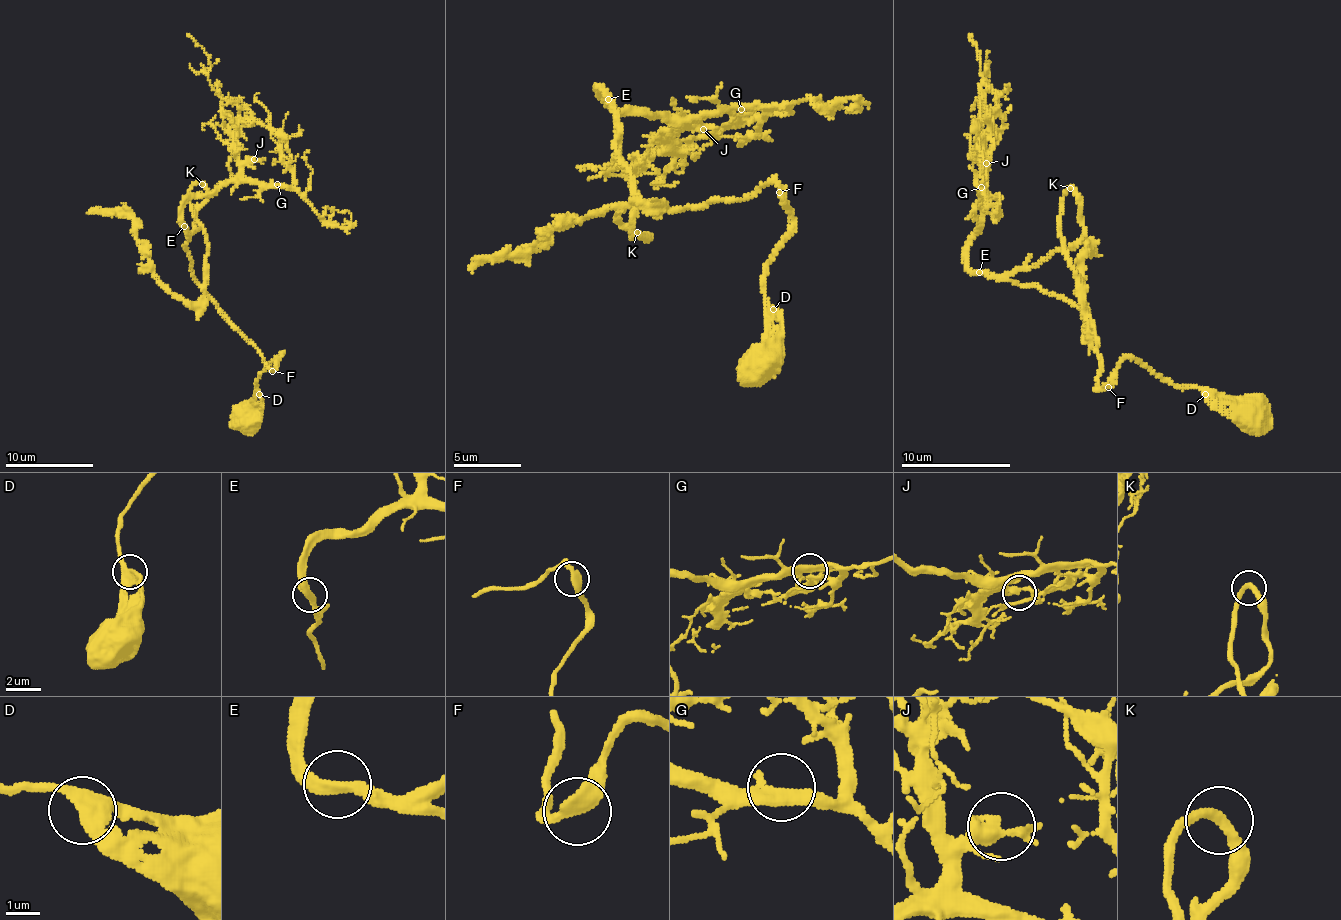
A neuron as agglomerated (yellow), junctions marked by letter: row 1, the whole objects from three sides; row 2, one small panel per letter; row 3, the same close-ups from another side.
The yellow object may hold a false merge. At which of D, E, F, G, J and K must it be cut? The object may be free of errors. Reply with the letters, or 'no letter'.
no letter

